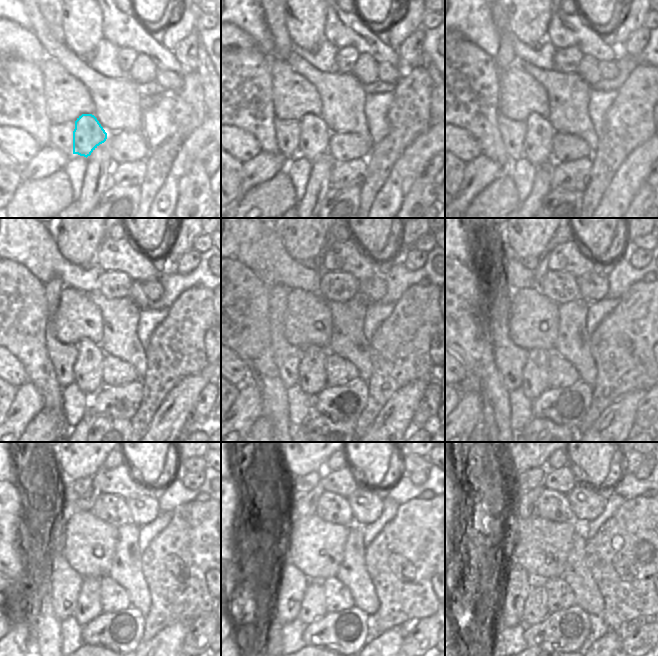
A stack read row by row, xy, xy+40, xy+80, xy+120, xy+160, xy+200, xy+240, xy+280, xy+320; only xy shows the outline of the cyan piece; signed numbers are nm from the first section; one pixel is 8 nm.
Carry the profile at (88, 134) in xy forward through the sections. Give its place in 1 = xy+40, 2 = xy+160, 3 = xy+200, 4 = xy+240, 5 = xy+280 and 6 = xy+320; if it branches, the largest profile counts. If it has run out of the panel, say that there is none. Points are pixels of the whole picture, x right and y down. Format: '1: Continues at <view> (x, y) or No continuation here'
1: Continues at xy+40 (314, 138)
2: Continues at xy+160 (312, 378)
3: Continues at xy+200 (536, 371)
4: Continues at xy+240 (88, 607)
5: Continues at xy+280 (313, 603)
6: Continues at xy+320 (536, 603).

